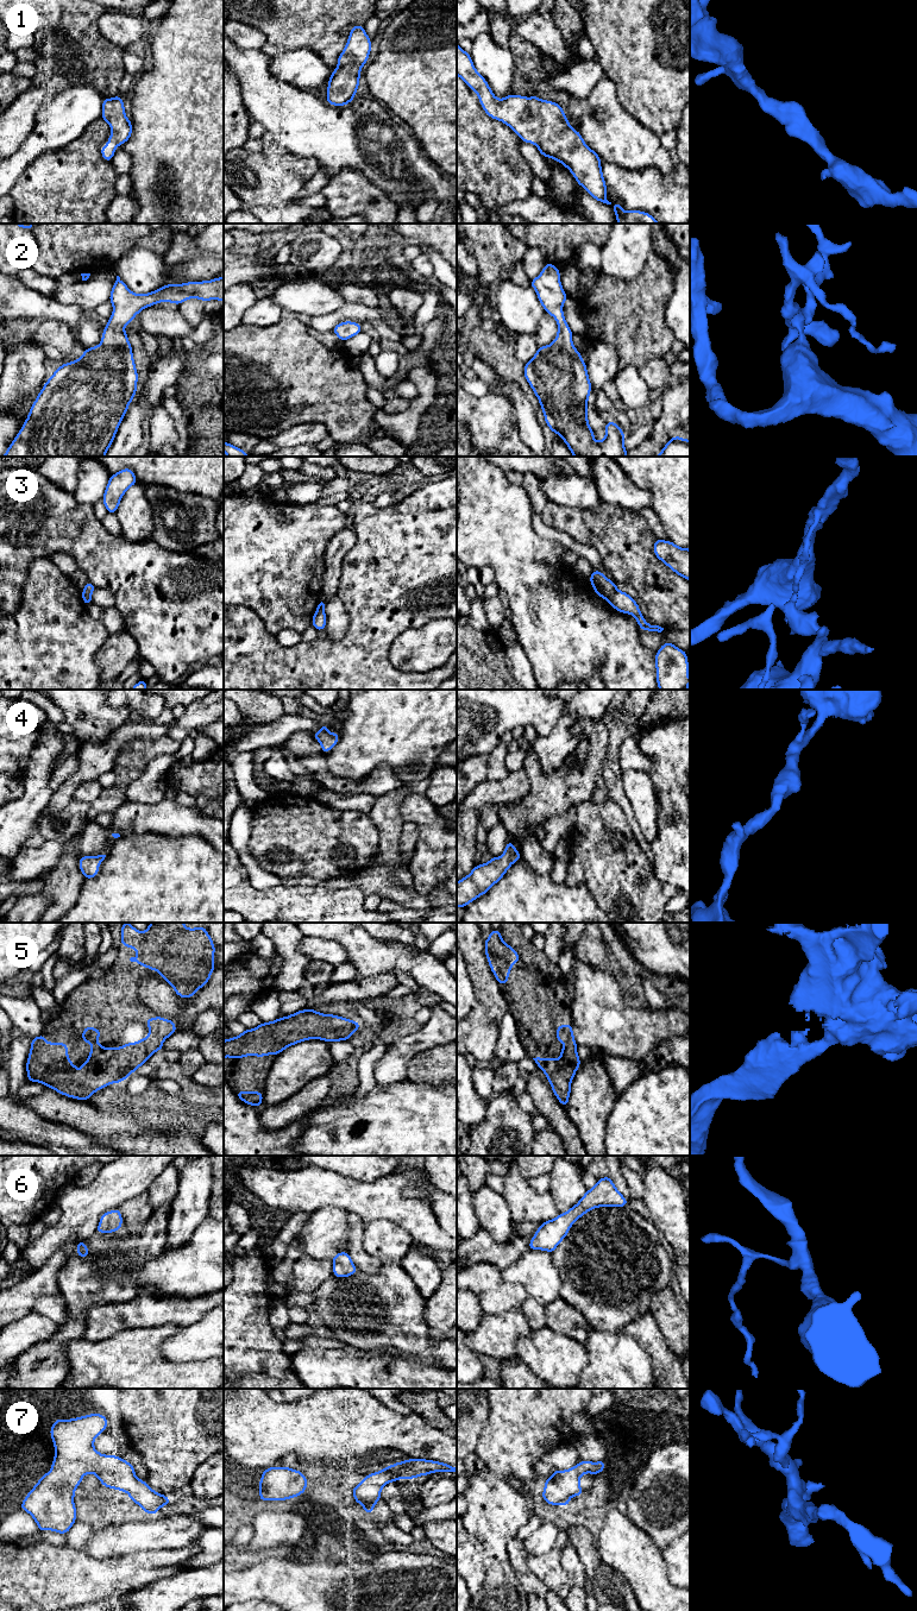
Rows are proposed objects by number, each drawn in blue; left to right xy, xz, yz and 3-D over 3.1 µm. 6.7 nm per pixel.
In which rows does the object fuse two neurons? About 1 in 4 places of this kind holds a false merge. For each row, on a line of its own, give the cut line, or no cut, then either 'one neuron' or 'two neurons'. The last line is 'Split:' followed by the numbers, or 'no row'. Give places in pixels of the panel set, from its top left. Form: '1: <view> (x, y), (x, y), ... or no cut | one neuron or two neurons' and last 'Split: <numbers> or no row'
1: no cut | one neuron
2: no cut | one neuron
3: yz (616, 589), (607, 599) | two neurons
4: no cut | one neuron
5: no cut | one neuron
6: no cut | one neuron
7: no cut | one neuron
Split: 3

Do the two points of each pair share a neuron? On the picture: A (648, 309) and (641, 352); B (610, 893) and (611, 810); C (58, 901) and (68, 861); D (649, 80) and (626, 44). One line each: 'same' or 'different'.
A: same
B: same
C: same
D: same

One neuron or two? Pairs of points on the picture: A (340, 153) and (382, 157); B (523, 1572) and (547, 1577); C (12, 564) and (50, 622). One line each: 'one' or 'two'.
A: one
B: two
C: two

